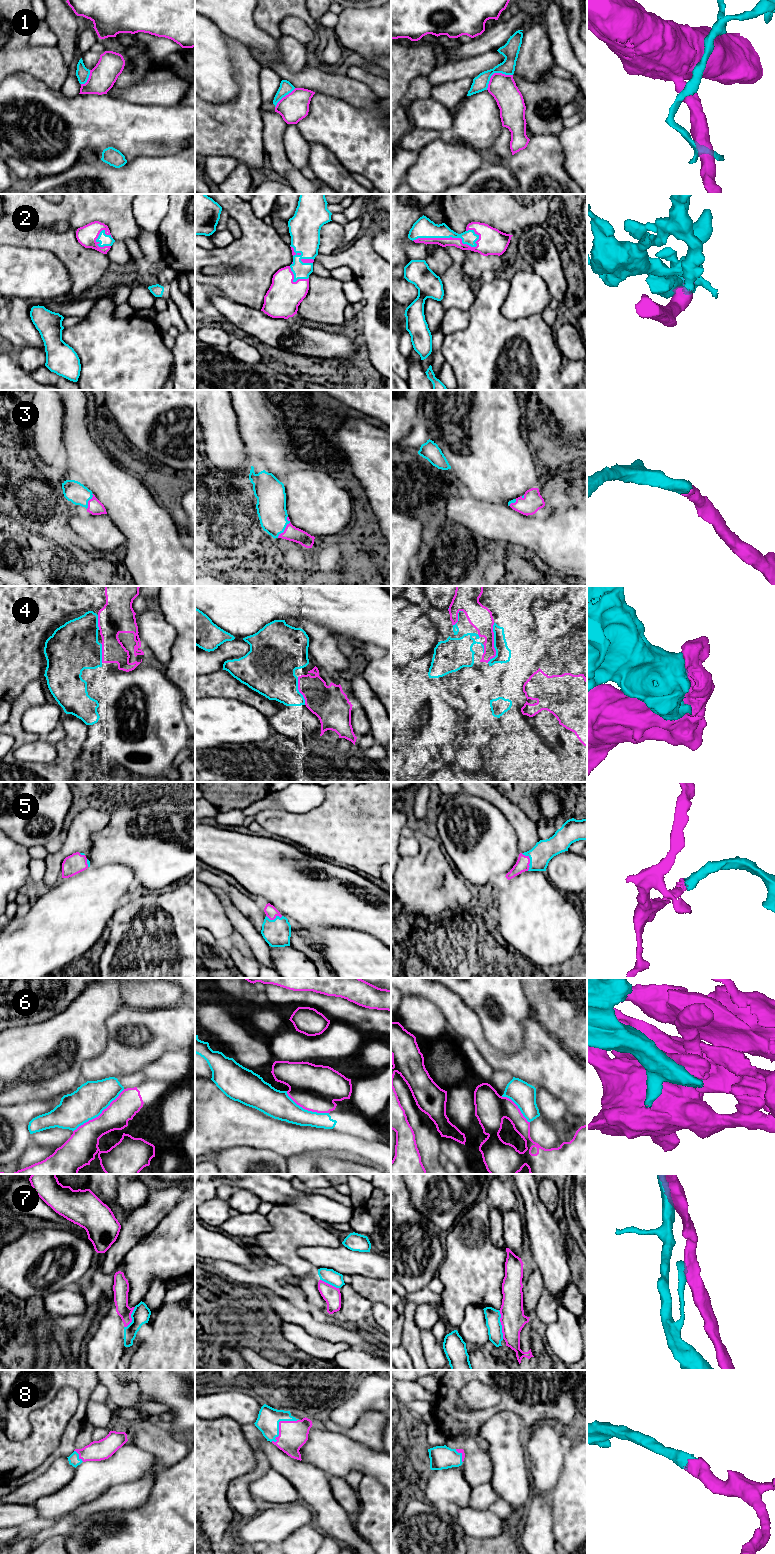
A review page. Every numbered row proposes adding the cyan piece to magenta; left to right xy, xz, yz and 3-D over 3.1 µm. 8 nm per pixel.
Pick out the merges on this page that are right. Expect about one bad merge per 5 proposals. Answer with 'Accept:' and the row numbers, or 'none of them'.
Accept: 2, 3, 4, 5, 6, 8

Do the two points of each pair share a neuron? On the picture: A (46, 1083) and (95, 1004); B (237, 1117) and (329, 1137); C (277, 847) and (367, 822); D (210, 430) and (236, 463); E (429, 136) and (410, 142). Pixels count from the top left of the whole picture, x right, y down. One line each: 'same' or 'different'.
A: same
B: same
C: different
D: same
E: same

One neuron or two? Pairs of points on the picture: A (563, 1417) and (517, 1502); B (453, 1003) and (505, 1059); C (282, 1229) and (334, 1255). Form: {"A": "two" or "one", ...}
{"A": "two", "B": "one", "C": "two"}

